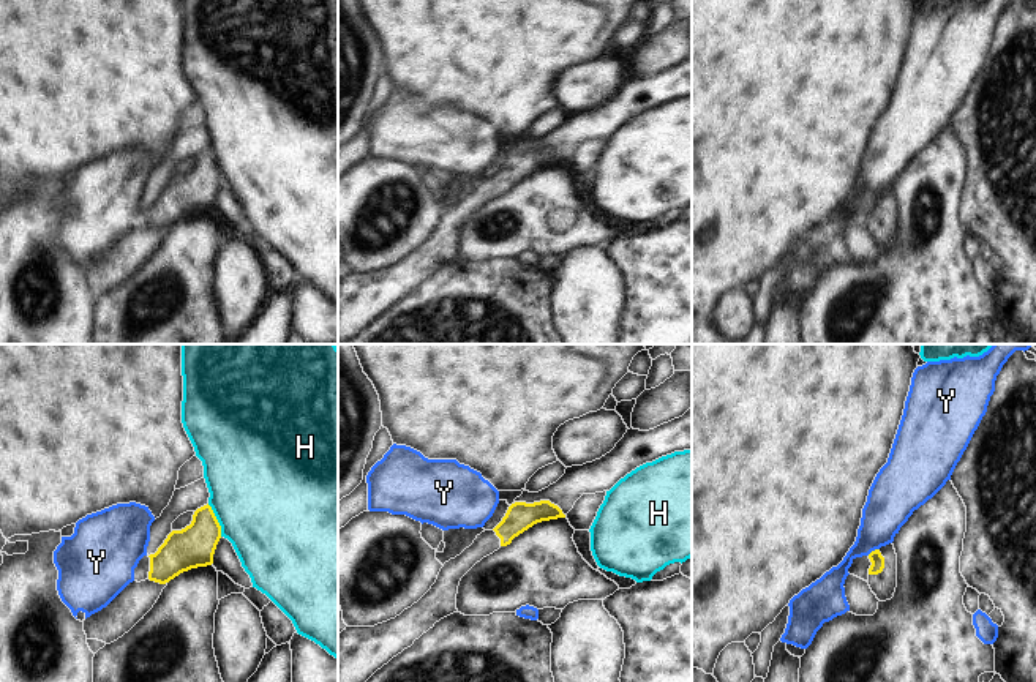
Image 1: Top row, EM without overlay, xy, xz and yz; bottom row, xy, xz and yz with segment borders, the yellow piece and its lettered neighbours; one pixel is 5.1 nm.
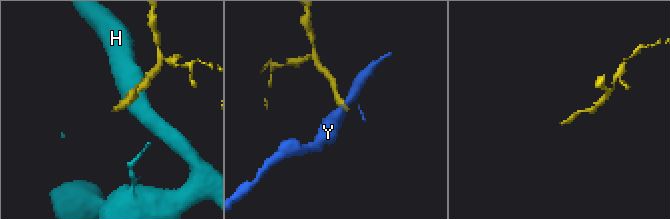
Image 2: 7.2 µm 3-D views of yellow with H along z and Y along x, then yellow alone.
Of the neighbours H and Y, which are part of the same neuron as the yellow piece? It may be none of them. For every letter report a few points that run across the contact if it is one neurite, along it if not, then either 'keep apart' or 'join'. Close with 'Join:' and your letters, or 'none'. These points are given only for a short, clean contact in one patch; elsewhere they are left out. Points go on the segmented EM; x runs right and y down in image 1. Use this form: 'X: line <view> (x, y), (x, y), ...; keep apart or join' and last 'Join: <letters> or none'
H: keep apart
Y: line yz (878, 548), (867, 554); keep apart
Join: none

